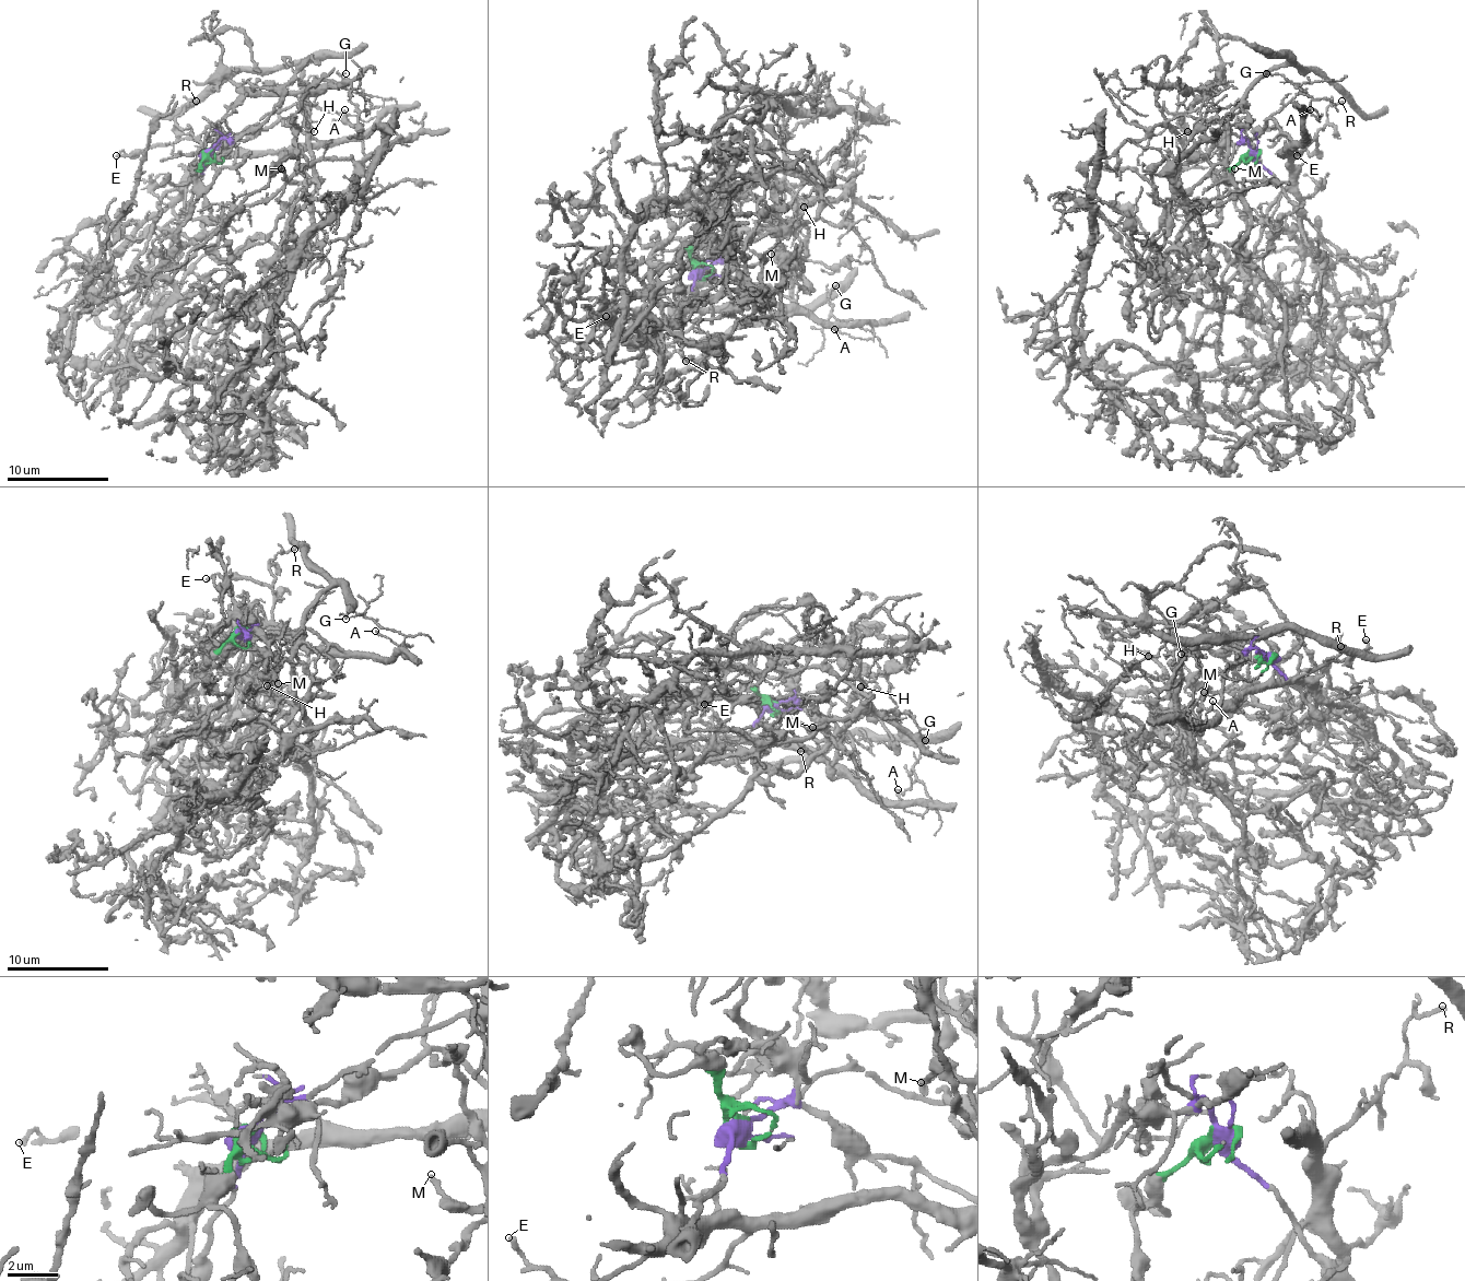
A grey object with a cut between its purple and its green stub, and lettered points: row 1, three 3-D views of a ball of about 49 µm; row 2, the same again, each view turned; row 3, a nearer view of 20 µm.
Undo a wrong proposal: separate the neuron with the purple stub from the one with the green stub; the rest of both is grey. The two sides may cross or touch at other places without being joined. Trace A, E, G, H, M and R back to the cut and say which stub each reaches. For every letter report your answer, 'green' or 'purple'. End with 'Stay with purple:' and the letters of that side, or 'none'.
A: purple
E: purple
G: purple
H: purple
M: green
R: purple
Stay with purple: A, E, G, H, R

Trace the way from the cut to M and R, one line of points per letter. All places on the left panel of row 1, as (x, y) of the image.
M: (204, 150), (197, 178), (204, 207), (222, 224), (217, 247), (222, 257), (260, 245), (304, 186), (281, 168)
R: (207, 150), (204, 176), (189, 191), (189, 178), (209, 157), (194, 134), (176, 122), (184, 109), (197, 102)

